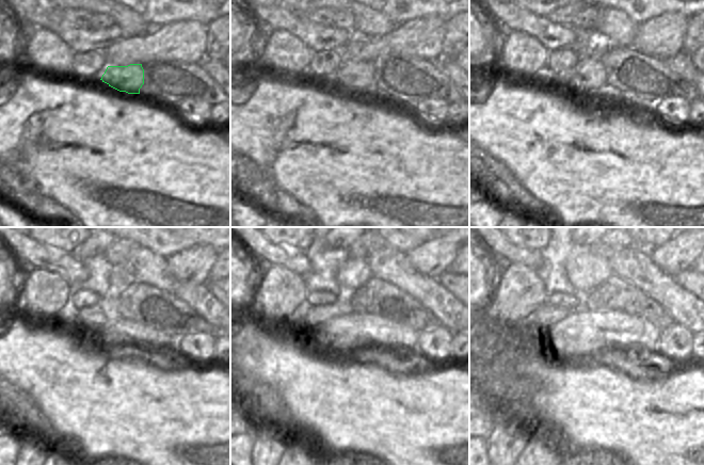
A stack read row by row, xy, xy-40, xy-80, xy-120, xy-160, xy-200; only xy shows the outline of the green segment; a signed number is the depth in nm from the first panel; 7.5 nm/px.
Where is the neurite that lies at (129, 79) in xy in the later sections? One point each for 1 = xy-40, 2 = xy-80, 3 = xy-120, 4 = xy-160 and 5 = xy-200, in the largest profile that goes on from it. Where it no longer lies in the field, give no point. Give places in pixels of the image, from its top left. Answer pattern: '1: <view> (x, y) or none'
1: xy-40 (353, 76)
2: xy-80 (588, 76)
3: xy-120 (106, 309)
4: xy-160 (315, 316)
5: xy-200 (546, 316)

